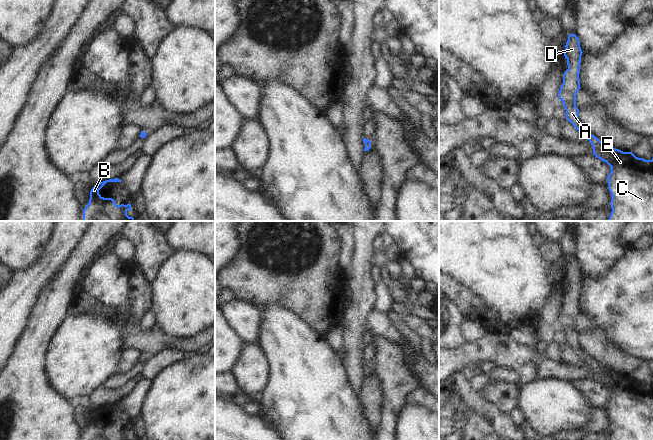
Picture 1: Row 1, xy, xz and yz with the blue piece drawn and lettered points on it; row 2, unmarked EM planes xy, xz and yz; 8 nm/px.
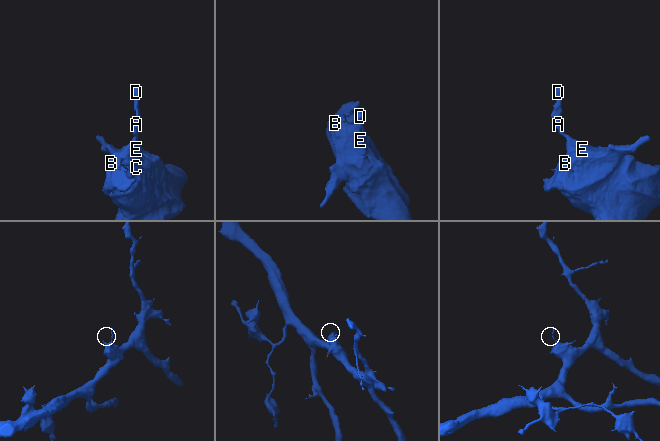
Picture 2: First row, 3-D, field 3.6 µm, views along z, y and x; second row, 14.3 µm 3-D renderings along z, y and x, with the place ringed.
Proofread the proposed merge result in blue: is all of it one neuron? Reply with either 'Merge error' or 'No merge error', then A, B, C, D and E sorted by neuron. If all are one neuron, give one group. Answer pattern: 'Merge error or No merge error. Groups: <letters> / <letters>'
No merge error. Groups: A B C D E

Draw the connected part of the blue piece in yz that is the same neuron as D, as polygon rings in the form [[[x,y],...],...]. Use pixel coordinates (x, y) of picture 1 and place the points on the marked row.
[[[569,34],[565,47],[568,69],[563,74],[558,98],[563,102],[566,119],[591,143],[593,155],[611,167],[607,183],[612,195],[612,212],[607,221],[653,221],[653,158],[638,158],[632,152],[608,146],[584,131],[576,107],[576,95],[581,88],[579,73],[583,53],[579,38]]]

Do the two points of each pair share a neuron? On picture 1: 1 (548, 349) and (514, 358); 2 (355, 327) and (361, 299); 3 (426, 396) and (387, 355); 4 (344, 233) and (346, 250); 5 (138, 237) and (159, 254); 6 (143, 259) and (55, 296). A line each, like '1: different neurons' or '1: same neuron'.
1: different neurons
2: same neuron
3: different neurons
4: same neuron
5: same neuron
6: different neurons

